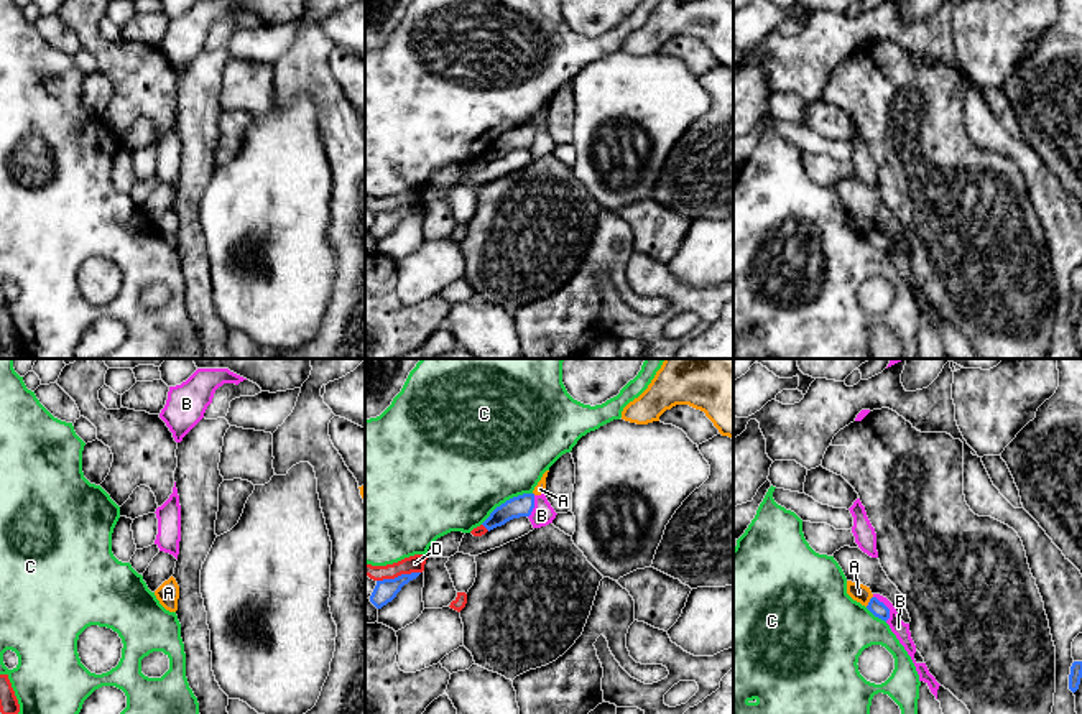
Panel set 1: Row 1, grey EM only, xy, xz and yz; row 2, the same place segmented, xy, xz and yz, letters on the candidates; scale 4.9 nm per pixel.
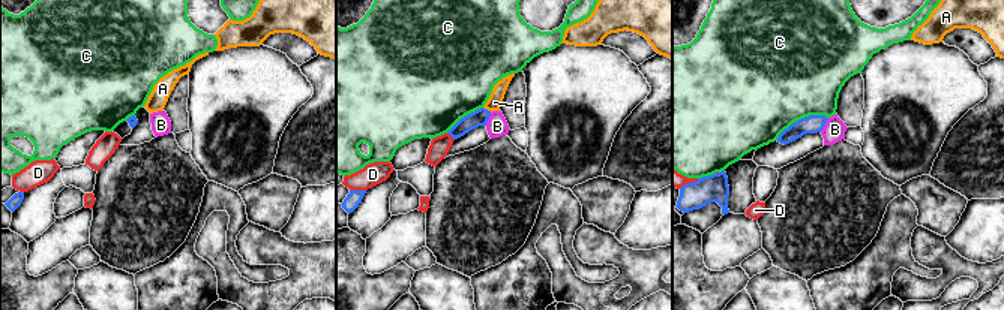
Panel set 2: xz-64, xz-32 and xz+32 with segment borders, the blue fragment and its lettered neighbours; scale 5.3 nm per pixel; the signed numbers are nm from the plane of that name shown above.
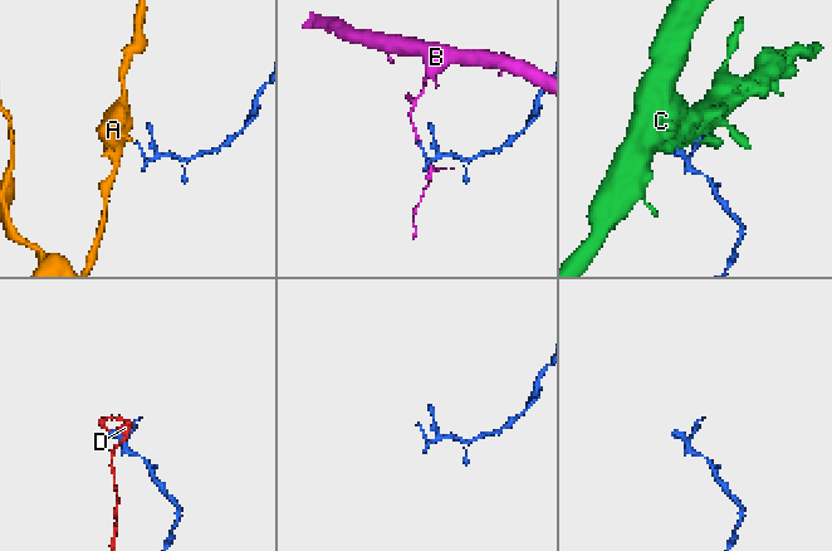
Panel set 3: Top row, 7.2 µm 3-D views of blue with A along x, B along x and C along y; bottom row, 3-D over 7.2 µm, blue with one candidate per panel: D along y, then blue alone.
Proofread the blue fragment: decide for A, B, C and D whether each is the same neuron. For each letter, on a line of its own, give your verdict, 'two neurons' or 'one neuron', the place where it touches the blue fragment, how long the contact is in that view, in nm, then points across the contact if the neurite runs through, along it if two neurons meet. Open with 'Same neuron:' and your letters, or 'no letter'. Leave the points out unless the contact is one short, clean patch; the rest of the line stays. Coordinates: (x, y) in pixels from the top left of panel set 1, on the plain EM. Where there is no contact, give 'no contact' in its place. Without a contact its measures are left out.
Same neuron: no letter
A: two neurons; meets blue in yz at (870, 232); contact 70 nm long; border along yz (872, 227), (865, 237)
B: two neurons; meets blue in yz at (887, 239); contact 140 nm long; border along yz (873, 227), (888, 241), (887, 252)
C: two neurons; meets blue in xz at (507, 132); contact 300 nm long
D: two neurons; meets blue in xz at (398, 208); contact 220 nm long

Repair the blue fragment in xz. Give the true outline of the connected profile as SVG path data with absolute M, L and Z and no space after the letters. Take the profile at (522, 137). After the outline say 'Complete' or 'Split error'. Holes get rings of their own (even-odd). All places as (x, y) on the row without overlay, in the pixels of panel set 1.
M523 125L497 138L482 156L490 163L497 158L505 156L513 150L529 148L533 140L534 140L534 125Z. Complete

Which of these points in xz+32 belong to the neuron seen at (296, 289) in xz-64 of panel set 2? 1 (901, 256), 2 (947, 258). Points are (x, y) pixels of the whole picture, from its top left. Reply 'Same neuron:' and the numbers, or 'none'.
Same neuron: 2

